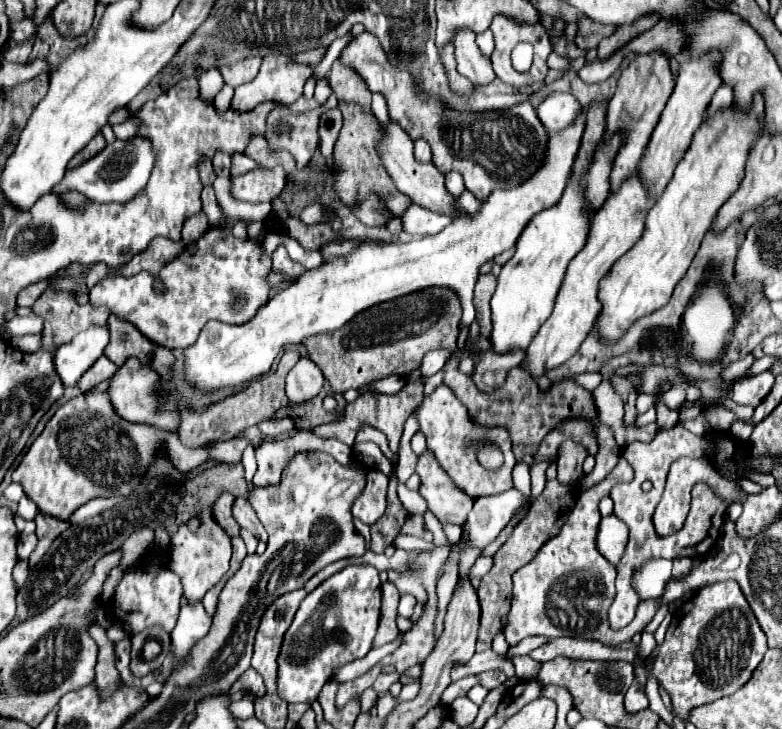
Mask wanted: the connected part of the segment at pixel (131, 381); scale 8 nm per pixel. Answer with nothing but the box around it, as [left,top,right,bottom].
[108,358,180,432]

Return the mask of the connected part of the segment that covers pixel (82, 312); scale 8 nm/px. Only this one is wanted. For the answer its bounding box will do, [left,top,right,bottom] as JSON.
[32,290,110,348]

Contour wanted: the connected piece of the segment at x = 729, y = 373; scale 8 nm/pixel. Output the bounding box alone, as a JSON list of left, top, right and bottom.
[722,354,754,380]

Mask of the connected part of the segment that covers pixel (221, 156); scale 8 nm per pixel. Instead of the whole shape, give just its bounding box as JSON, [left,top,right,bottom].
[212,151,231,176]

